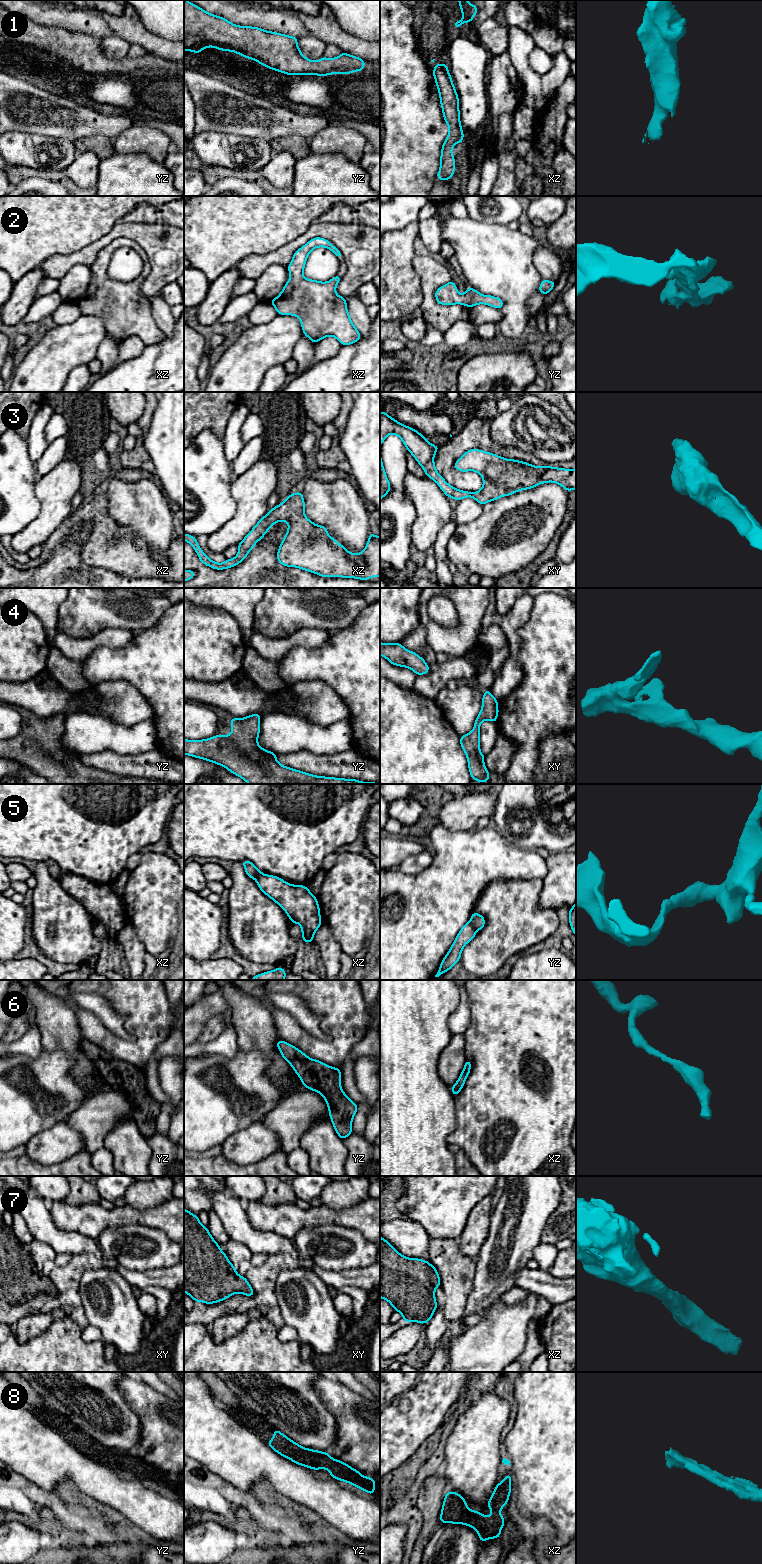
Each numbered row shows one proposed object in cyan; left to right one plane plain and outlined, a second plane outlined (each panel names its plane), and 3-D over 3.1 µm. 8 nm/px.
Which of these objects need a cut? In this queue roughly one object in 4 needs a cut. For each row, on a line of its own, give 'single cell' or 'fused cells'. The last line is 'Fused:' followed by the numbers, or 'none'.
1: single cell
2: single cell
3: single cell
4: single cell
5: fused cells
6: single cell
7: single cell
8: single cell
Fused: 5

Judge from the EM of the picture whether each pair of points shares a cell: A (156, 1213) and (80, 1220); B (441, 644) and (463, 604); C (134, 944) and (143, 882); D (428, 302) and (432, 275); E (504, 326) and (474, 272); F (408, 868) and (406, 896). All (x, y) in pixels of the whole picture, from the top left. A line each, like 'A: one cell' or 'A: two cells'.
A: one cell
B: one cell
C: two cells
D: one cell
E: one cell
F: two cells

